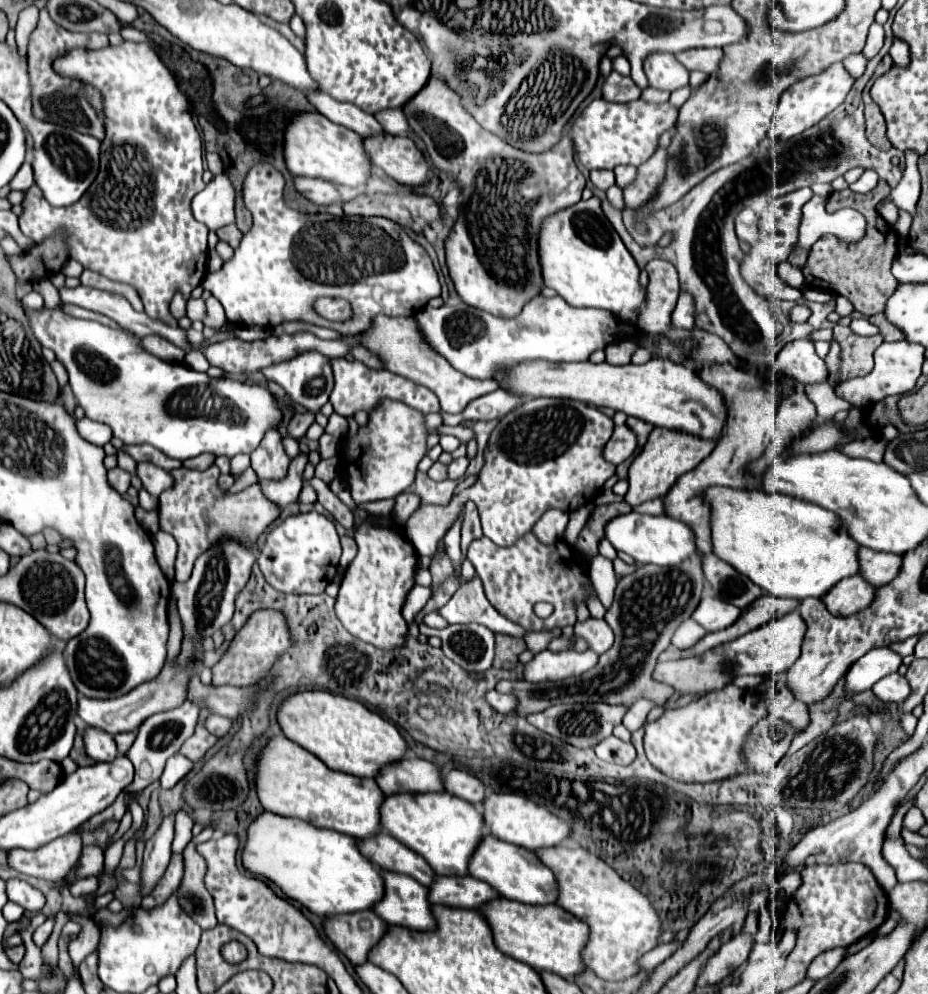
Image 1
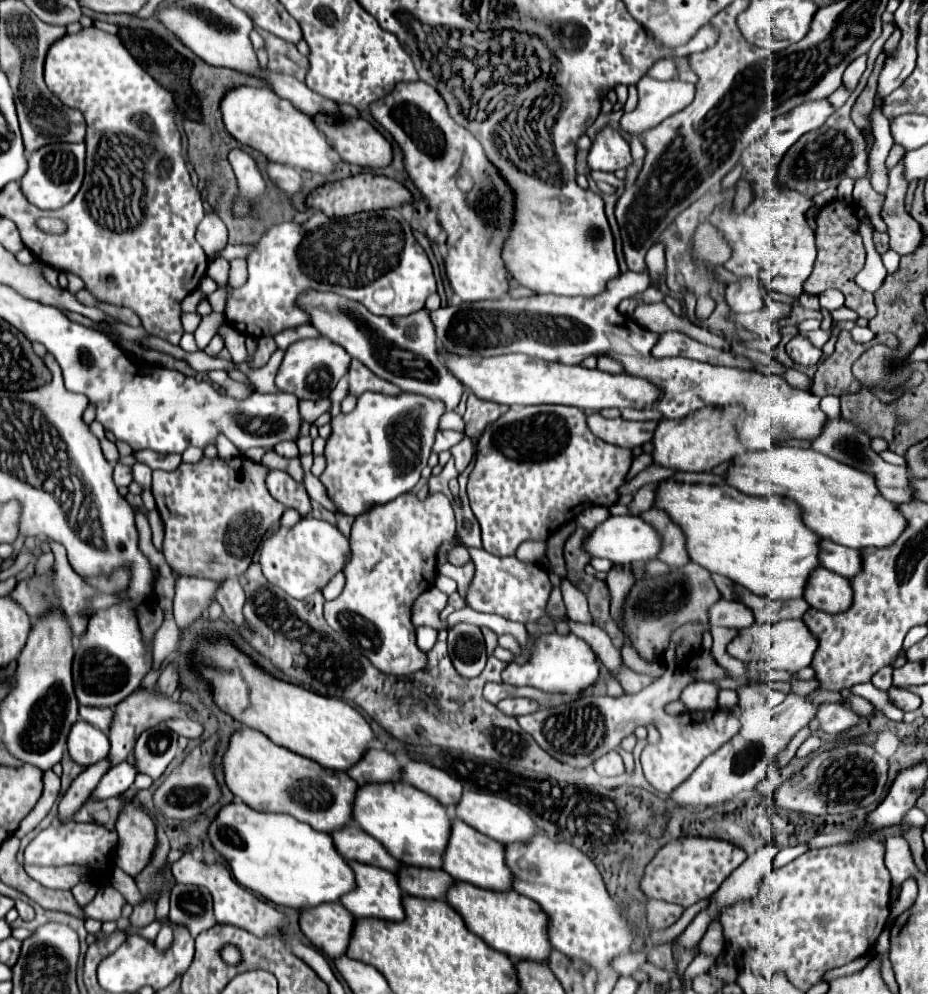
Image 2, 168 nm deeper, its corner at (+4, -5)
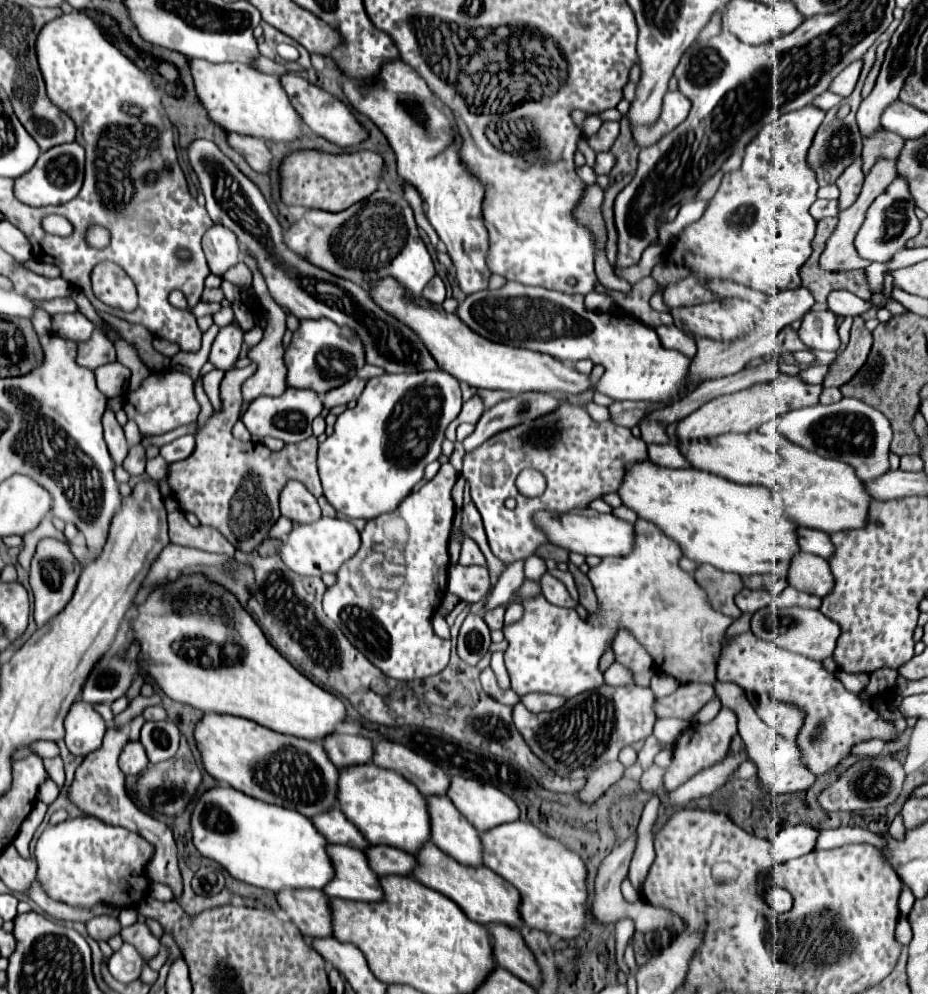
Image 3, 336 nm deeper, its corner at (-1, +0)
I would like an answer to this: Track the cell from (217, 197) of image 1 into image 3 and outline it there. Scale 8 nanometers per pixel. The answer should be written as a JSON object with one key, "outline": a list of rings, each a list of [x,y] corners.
{"outline":[[[213,225],[203,235],[203,251],[211,273],[223,275],[229,267],[239,263],[239,241],[235,233],[223,225]]]}

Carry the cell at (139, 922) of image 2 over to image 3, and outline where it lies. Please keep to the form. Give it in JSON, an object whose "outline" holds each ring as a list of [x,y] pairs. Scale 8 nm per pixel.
{"outline":[[[137,921],[135,925],[131,927],[125,927],[121,931],[121,937],[123,941],[131,943],[137,947],[137,951],[149,961],[153,955],[157,955],[159,951],[159,939],[149,931],[149,927],[143,923],[143,921]]]}

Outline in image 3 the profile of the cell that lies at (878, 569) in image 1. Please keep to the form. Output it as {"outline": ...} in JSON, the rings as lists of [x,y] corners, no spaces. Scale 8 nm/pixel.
{"outline":[[[799,527],[799,547],[805,553],[819,555],[829,561],[831,553],[835,553],[835,545],[831,545],[831,539],[827,533],[817,531],[817,529],[803,529]]]}

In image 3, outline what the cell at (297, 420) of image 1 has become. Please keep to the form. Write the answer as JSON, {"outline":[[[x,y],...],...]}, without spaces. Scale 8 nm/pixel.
{"outline":[[[353,377],[351,381],[343,383],[341,387],[327,391],[327,393],[321,397],[321,399],[323,399],[323,407],[325,407],[325,409],[331,409],[331,407],[335,407],[335,405],[347,405],[349,401],[353,401],[353,399],[357,399],[357,397],[361,395],[363,387],[365,387],[365,381]]]}

